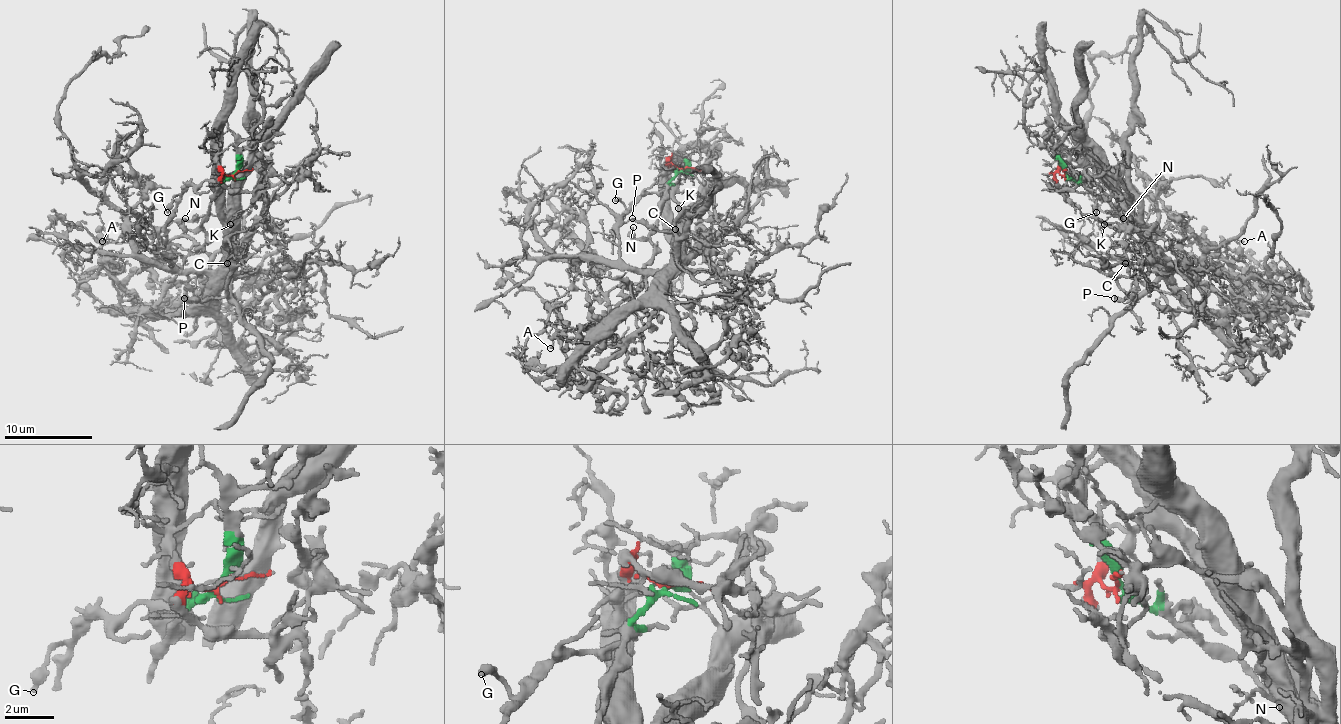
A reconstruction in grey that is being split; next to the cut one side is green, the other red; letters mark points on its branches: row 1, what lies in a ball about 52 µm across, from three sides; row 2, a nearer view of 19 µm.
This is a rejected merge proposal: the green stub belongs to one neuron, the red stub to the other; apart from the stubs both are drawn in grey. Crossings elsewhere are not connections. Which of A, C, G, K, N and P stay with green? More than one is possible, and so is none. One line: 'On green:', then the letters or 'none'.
On green: A, G, N

